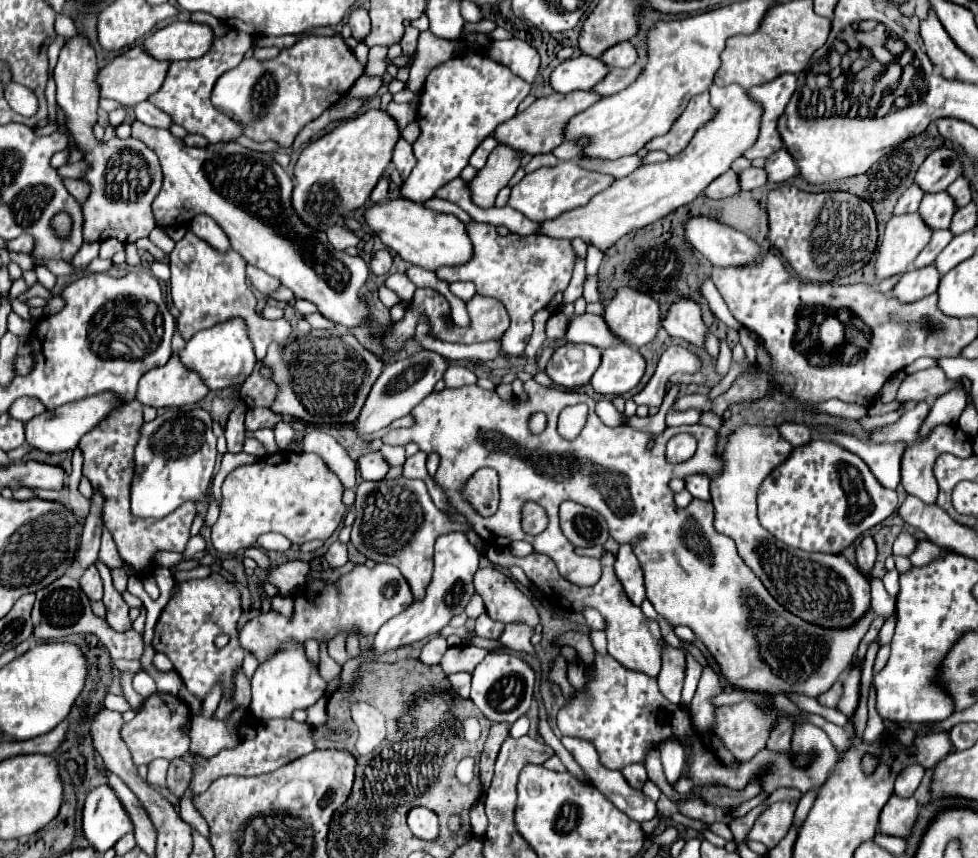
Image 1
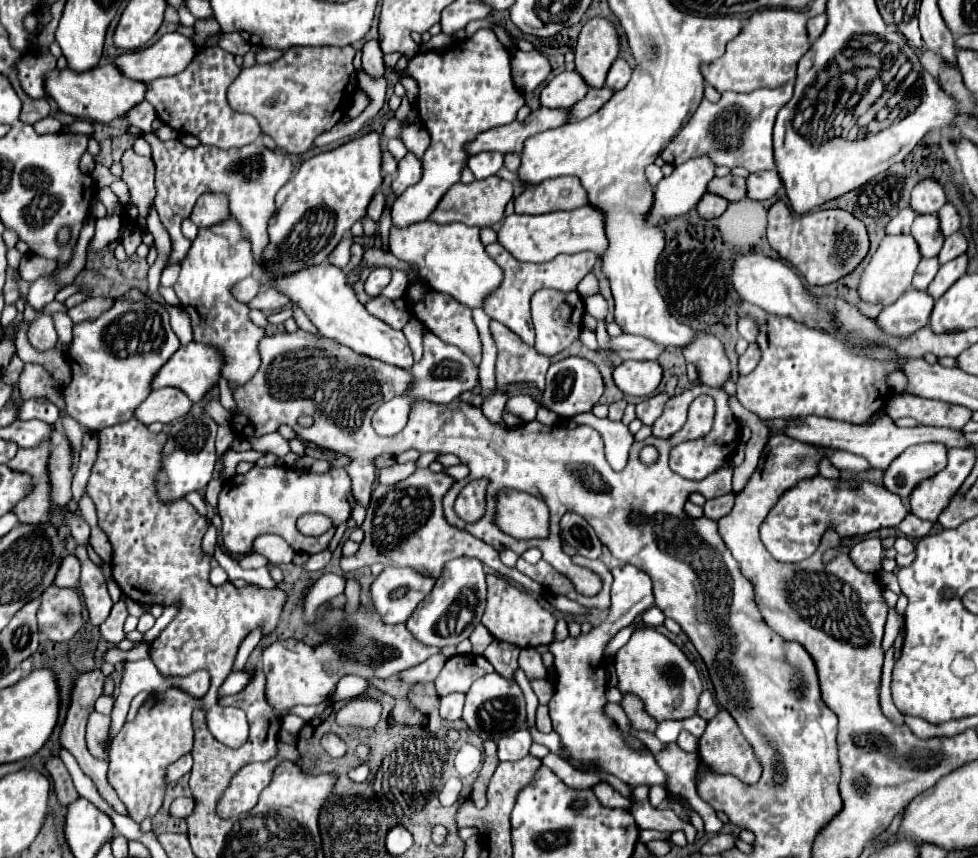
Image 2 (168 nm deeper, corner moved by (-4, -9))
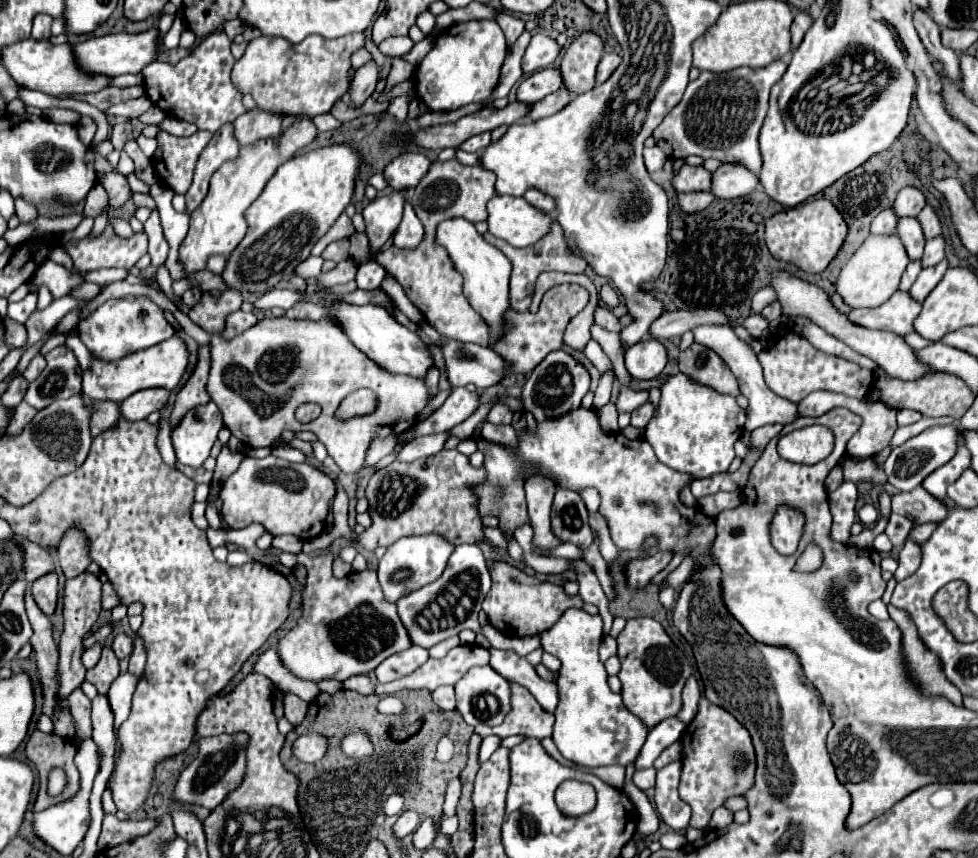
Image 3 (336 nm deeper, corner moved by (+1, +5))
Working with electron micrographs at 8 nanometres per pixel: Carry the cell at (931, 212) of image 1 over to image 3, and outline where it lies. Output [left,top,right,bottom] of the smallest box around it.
[896,218,926,260]

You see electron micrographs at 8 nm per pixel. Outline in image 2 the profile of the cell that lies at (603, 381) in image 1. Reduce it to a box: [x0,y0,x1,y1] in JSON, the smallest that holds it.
[613,360,663,396]

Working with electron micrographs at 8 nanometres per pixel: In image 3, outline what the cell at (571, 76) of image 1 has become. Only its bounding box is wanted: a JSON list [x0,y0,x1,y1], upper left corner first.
[518,68,564,102]

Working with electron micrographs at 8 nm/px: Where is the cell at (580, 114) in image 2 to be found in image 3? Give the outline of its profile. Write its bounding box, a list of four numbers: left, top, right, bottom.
[530,88,572,120]

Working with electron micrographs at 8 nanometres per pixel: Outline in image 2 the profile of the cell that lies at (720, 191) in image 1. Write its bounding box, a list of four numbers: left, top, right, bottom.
[695,194,727,220]

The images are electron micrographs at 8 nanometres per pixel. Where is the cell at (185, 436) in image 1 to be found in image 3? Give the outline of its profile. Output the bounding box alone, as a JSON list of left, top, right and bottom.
[170,402,222,468]

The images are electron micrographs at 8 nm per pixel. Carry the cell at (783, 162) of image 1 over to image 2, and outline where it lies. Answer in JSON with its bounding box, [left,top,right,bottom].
[747,170,781,200]

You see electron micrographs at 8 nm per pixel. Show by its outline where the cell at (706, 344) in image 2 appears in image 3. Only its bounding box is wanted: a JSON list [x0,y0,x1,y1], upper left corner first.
[678,344,740,396]

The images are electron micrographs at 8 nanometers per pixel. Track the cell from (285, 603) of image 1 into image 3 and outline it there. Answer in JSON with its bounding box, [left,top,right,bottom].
[276,554,412,682]

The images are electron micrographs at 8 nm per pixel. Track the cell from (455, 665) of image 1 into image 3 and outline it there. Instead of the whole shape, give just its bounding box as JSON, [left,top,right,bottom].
[368,644,490,696]

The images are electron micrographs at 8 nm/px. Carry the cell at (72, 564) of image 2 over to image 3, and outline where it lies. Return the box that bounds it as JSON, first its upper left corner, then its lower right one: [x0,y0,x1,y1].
[20,540,54,584]

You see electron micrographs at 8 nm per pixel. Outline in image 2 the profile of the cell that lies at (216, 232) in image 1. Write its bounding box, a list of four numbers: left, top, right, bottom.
[190,194,229,228]

